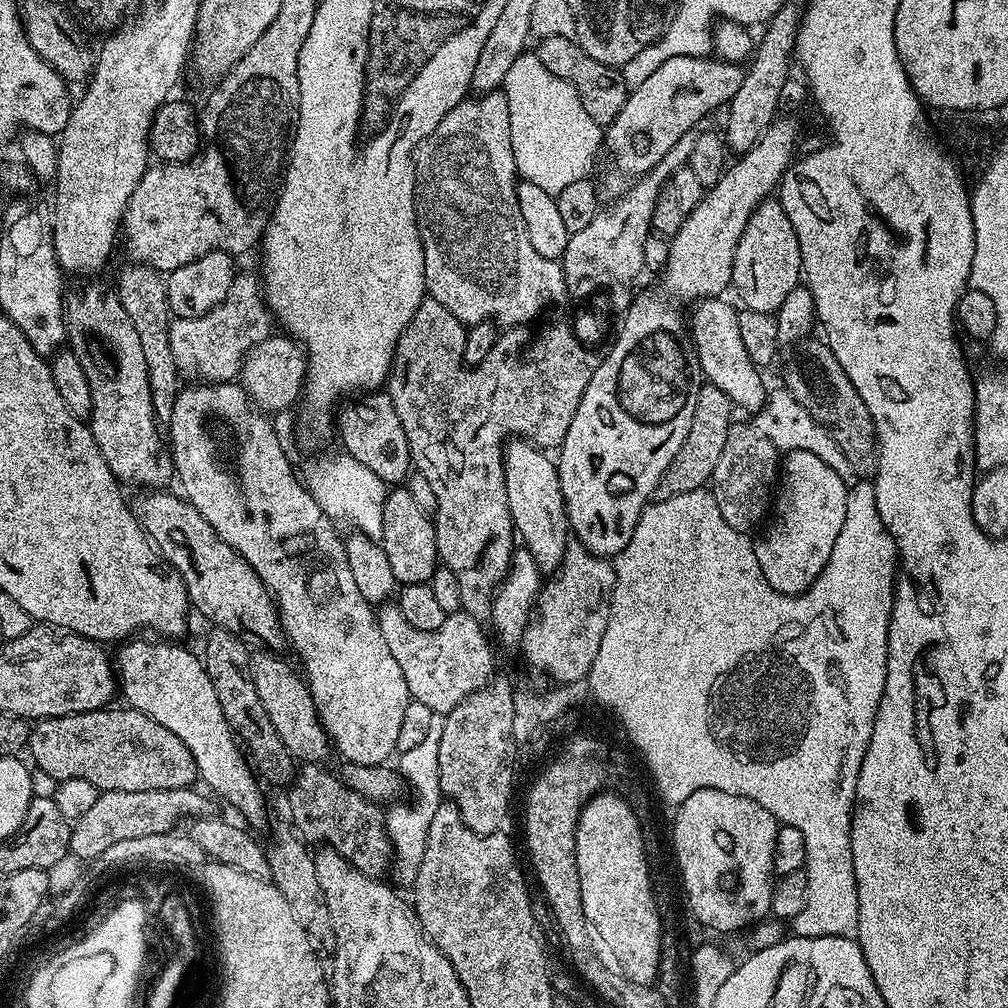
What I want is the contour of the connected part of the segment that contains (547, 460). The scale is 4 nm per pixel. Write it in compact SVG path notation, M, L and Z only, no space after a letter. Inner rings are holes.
M512 438L504 446L506 502L510 502L510 518L518 533L519 543L534 558L541 573L551 574L560 567L568 553L570 529L568 511L562 498L562 486L556 469L557 461L547 451L527 440Z

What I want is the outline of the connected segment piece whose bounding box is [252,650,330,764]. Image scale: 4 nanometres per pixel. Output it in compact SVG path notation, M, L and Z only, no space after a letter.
M268 650L257 651L252 656L252 681L254 690L258 690L258 702L262 702L262 710L266 710L266 718L270 718L270 726L278 734L282 746L297 760L304 764L320 764L330 753L330 741L328 735L324 733L324 727L320 724L318 710L314 706L314 698L310 694L308 685L301 673L296 672L284 660L279 660L279 655L273 654Z

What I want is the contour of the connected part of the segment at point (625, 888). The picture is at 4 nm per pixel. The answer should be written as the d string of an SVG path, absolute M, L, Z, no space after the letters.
M604 790L584 807L576 827L576 861L586 916L614 950L622 974L630 982L655 985L660 974L662 927L652 888L654 876L644 852L640 820L623 795Z

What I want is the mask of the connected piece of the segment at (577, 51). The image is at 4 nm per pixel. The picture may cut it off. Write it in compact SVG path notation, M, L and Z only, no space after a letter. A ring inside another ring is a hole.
M571 36L546 38L537 45L534 51L542 66L546 66L550 74L562 78L562 82L570 82L570 86L574 86L582 106L586 106L586 114L590 114L596 124L607 126L614 122L614 118L618 118L622 106L628 101L630 89L617 69L602 62L594 62L594 58L590 58L590 54L586 54L586 50L582 50Z

